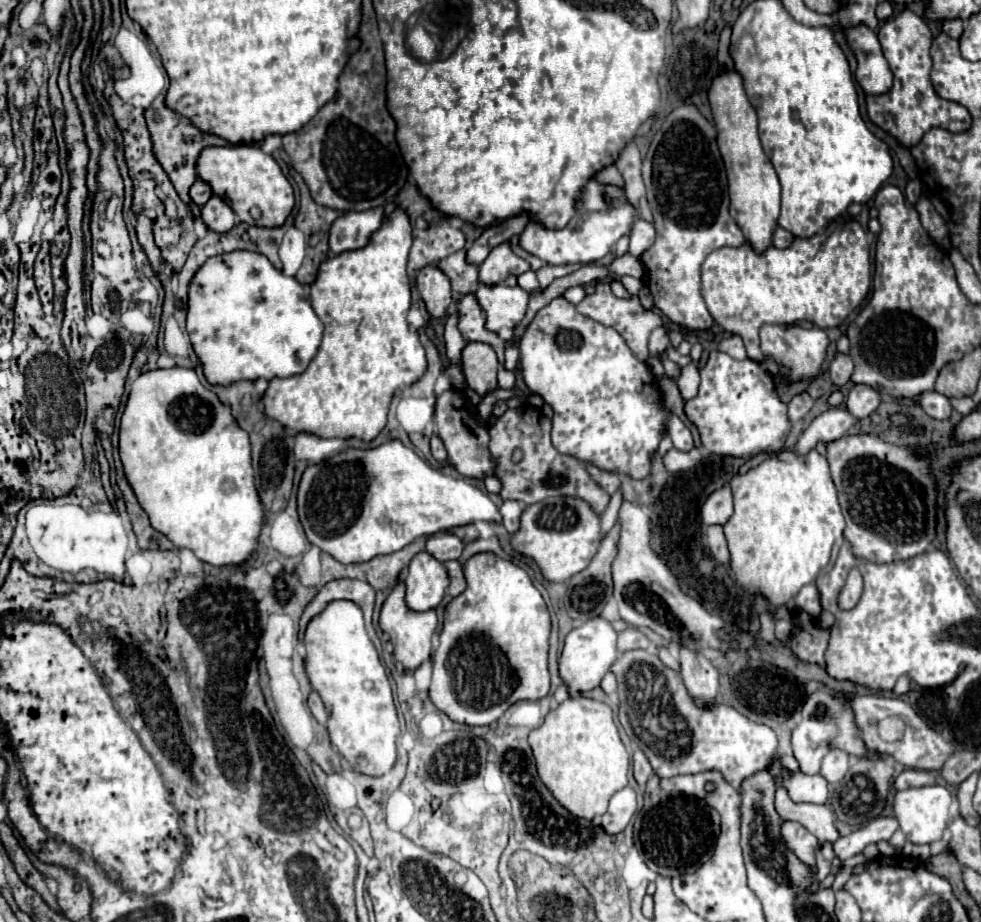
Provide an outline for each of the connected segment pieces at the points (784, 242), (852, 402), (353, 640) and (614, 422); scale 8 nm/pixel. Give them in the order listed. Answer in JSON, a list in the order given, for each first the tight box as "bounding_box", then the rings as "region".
[{"bounding_box":[772,227,794,249],"region":[[[776,227],[776,229],[774,229],[774,237],[772,237],[772,245],[774,245],[774,247],[784,249],[784,247],[788,247],[792,241],[794,241],[794,235],[792,235],[790,231],[786,231],[786,229],[782,229],[782,227]]]},{"bounding_box":[846,385,880,417],"region":[[[854,385],[846,397],[846,407],[854,417],[868,417],[880,407],[880,393],[868,385]]]},{"bounding_box":[304,601,400,777],"region":[[[332,601],[310,621],[304,645],[306,673],[312,689],[322,697],[328,711],[326,727],[332,745],[354,771],[370,777],[386,775],[398,761],[396,739],[400,735],[400,721],[392,685],[366,633],[360,607],[352,601]]]},{"bounding_box":[520,297,668,479],"region":[[[564,297],[540,309],[520,337],[520,367],[524,383],[540,395],[552,409],[552,445],[570,457],[592,463],[608,473],[624,473],[632,479],[652,475],[652,457],[666,433],[668,411],[660,393],[658,379],[644,361],[638,361],[620,333],[582,313]]]}]

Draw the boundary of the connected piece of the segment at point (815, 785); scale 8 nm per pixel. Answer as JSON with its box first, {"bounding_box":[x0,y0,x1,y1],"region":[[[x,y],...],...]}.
{"bounding_box":[770,757,828,805],"region":[[[778,757],[770,765],[770,775],[782,779],[782,787],[788,791],[794,803],[824,805],[828,801],[828,781],[822,775],[806,775],[802,771],[782,769],[778,773]]]}

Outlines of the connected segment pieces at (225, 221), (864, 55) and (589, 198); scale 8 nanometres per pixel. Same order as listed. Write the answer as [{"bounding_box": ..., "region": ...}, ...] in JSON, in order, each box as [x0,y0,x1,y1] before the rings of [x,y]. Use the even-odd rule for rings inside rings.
[{"bounding_box":[202,195,236,233],"region":[[[212,195],[210,201],[202,207],[202,219],[208,225],[208,229],[216,233],[224,233],[236,225],[236,213],[222,197],[216,195]]]},{"bounding_box":[844,25,892,95],"region":[[[860,25],[844,29],[848,43],[858,59],[856,79],[868,95],[888,93],[892,89],[892,69],[882,53],[876,31]]]},{"bounding_box":[520,177,638,265],"region":[[[592,177],[582,187],[584,199],[576,203],[576,215],[572,221],[560,229],[546,229],[538,221],[528,221],[526,229],[520,235],[520,245],[524,251],[540,257],[550,265],[568,265],[568,263],[592,263],[606,257],[616,241],[624,235],[630,235],[634,221],[638,219],[638,209],[628,203],[622,187],[604,185],[596,177]]]}]

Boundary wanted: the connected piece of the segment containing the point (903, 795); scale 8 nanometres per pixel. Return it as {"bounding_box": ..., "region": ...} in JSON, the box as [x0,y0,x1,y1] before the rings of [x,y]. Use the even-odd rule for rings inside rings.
{"bounding_box":[894,785,952,843],"region":[[[944,785],[912,787],[912,789],[904,789],[904,791],[896,791],[894,815],[908,841],[932,843],[932,841],[940,841],[944,835],[944,829],[950,819],[950,803],[952,803],[952,795],[950,795],[948,787],[944,787]]]}

